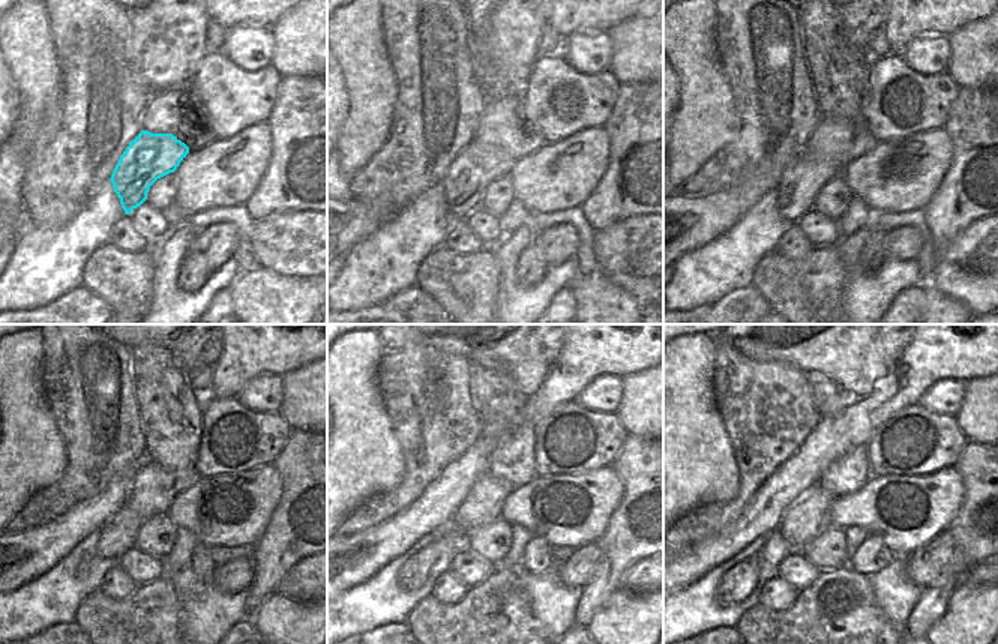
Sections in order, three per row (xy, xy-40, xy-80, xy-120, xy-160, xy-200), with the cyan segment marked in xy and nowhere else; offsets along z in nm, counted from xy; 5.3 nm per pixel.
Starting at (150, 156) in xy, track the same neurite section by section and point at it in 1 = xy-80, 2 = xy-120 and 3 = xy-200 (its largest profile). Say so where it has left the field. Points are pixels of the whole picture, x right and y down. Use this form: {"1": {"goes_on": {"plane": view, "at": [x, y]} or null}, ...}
{"1": {"goes_on": {"plane": "xy-80", "at": [802, 180]}}, "2": {"goes_on": {"plane": "xy-120", "at": [119, 533]}}, "3": {"goes_on": {"plane": "xy-200", "at": [742, 580]}}}

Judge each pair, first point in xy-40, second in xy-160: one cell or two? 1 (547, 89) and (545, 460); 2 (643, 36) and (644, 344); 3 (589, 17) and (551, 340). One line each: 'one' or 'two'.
1: one
2: two
3: two

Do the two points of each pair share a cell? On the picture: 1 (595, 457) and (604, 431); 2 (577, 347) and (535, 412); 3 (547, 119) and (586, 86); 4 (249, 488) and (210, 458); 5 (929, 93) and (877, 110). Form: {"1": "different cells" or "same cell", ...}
{"1": "same cell", "2": "same cell", "3": "same cell", "4": "different cells", "5": "same cell"}

